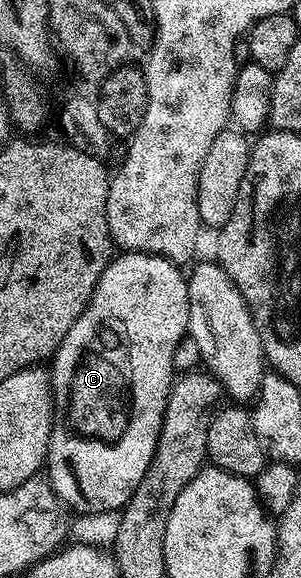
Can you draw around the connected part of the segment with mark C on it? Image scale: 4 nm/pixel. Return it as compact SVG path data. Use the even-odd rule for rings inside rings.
M125 251L110 259L91 293L91 301L85 306L83 313L75 321L75 325L71 325L67 337L63 337L56 355L51 360L49 386L53 393L53 428L49 434L49 452L45 455L45 467L47 472L49 471L47 482L57 494L58 500L66 508L74 507L74 512L90 515L104 511L121 511L135 493L139 481L143 481L143 473L147 473L147 465L151 465L151 457L155 453L155 445L163 425L169 391L175 382L173 365L175 349L179 341L186 338L189 330L189 285L186 276L184 274L181 276L181 271L182 268L178 264L164 259L162 255L147 255L144 251Z

